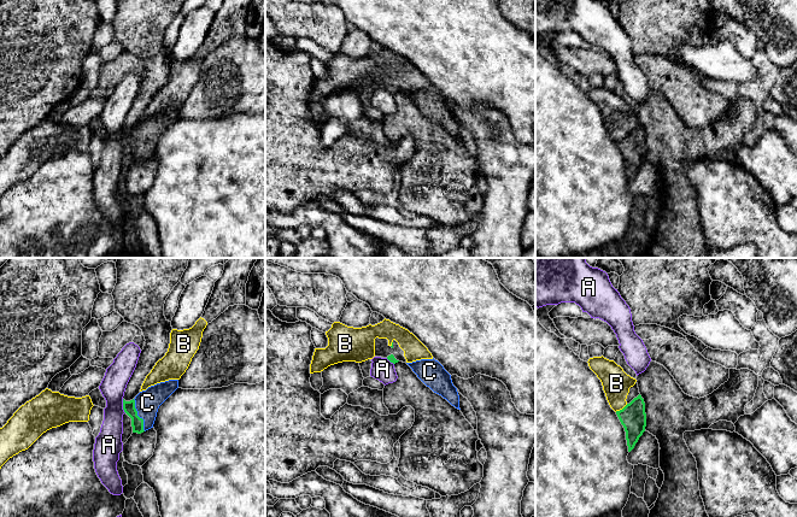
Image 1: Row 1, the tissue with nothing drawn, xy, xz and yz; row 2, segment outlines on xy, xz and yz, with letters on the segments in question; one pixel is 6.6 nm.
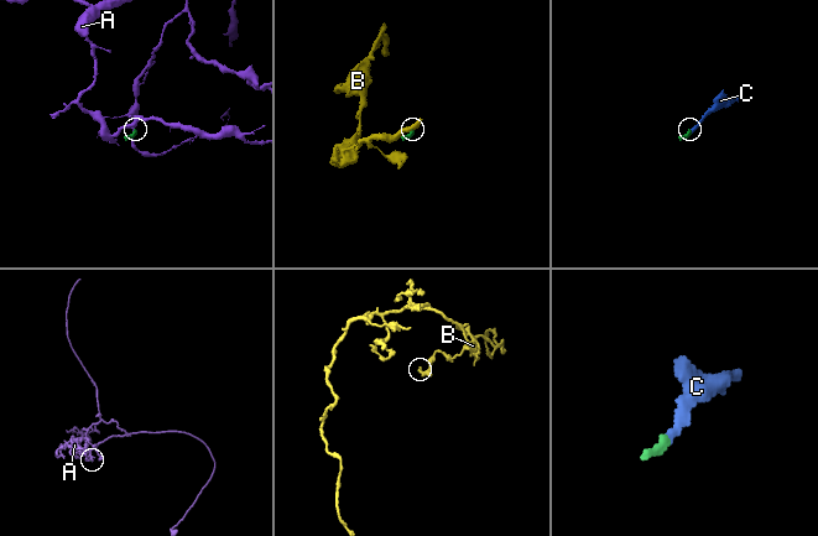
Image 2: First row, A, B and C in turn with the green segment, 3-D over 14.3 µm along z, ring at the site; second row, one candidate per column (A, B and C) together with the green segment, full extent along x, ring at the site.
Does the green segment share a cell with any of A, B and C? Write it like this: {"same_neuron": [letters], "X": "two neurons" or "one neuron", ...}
{"same_neuron": ["C"], "A": "two neurons", "B": "two neurons", "C": "one neuron"}

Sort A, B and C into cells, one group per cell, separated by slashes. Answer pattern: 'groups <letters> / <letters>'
groups A / B / C

